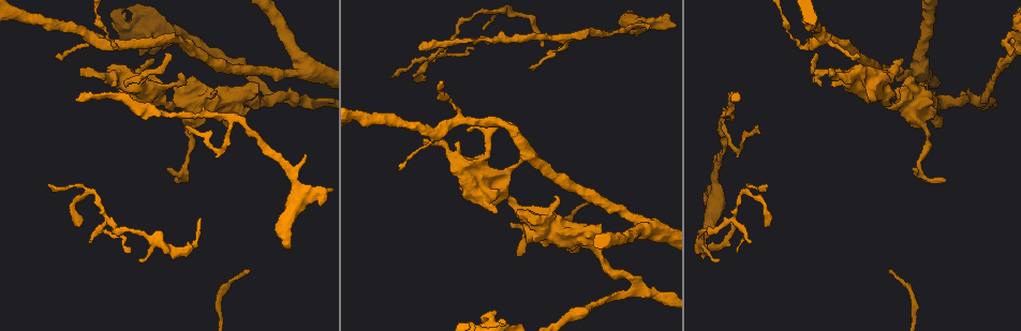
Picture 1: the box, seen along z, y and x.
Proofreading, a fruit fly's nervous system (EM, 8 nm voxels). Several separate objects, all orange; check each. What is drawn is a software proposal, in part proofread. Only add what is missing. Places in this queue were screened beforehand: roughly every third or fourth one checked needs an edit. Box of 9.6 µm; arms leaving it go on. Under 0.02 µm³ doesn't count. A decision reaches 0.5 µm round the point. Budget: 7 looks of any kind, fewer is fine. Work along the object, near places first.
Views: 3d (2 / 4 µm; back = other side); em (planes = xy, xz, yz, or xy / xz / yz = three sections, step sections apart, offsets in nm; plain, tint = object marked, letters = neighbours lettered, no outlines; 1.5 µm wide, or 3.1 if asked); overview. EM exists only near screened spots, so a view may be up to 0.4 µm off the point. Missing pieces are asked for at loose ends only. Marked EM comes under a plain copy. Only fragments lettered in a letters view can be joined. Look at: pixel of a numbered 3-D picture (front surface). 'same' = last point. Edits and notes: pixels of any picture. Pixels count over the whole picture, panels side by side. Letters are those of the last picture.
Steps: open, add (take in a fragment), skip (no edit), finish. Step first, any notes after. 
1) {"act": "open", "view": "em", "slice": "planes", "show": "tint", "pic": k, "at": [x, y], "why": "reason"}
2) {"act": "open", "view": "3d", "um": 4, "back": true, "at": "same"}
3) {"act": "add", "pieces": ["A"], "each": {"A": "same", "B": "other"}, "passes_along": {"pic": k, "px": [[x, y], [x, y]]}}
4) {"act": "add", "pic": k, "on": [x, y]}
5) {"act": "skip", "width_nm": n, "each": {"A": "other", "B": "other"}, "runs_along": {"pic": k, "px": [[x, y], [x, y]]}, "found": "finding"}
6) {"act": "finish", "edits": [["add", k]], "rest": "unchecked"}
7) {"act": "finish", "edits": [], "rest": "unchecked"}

{"act": "open", "view": "3d", "um": 2, "back": true, "pic": 1, "at": [285, 247], "why": "free end"}

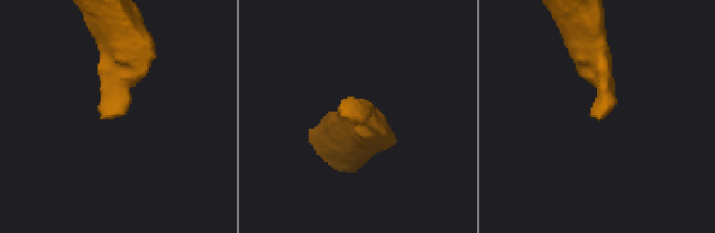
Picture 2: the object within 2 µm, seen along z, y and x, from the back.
{"act": "open", "view": "em", "slice": "planes", "show": "letters", "pic": 2, "at": [592, 115], "why": "now the EM"}

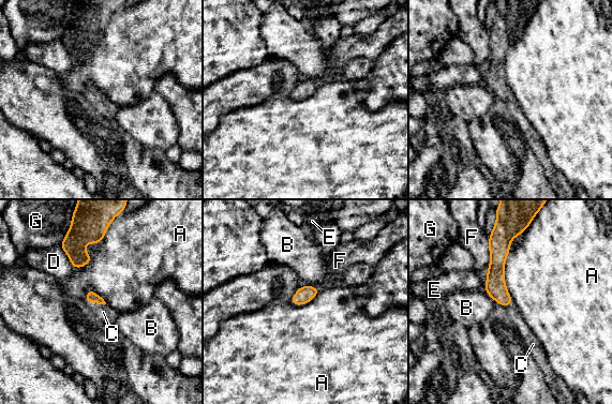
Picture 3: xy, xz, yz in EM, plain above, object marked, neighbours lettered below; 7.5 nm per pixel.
{"act": "add", "pieces": ["C"], "each": {"A": "other", "B": "other", "C": "same", "D": "other", "E": "other", "F": "other", "G": "other"}, "passes_along": {"pic": 3, "px": [[91, 296], [95, 302], [103, 312]]}, "found": "it goes on there"}

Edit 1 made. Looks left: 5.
{"act": "open", "view": "overview"}

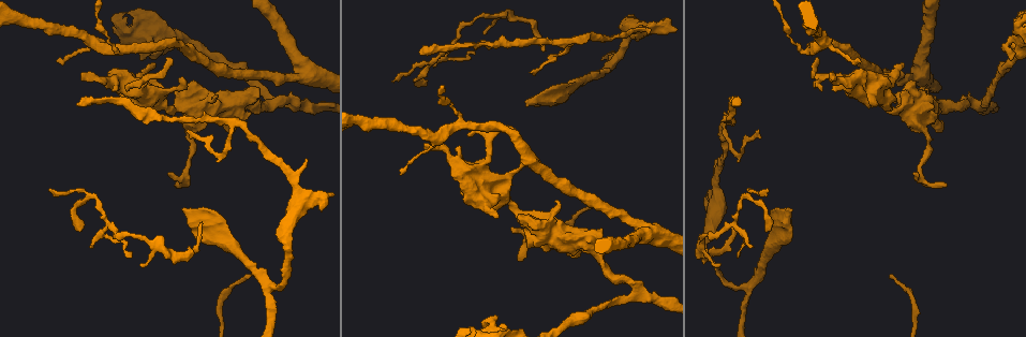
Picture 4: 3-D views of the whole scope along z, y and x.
{"act": "open", "view": "3d", "um": 4, "back": true, "pic": 4, "at": [532, 71], "why": "thin end"}

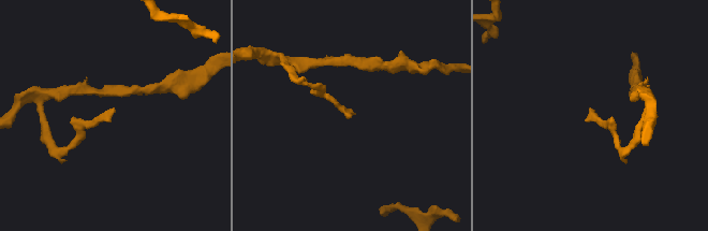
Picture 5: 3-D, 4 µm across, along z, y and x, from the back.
{"act": "open", "view": "em", "slice": "planes", "show": "letters", "pic": 5, "at": [114, 109]}

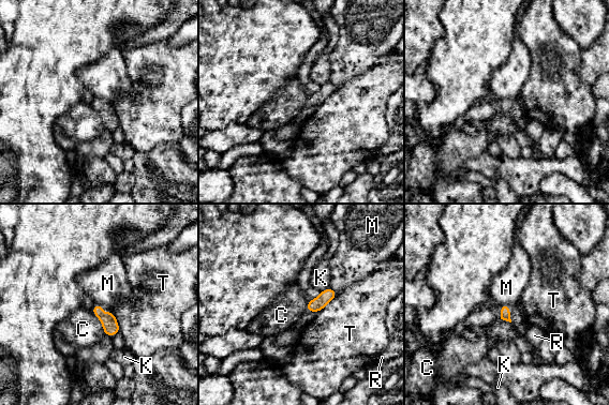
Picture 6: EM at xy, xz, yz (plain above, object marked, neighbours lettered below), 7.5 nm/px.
{"act": "skip", "width_nm": 80, "longest_contact_nm": ["C", 220], "each": {"C": "other", "K": "other", "M": "other", "R": "other", "T": "other"}, "found": "no lettered fragment goes on from it"}

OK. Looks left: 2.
{"act": "open", "view": "em", "slice": "planes", "show": "letters", "pic": 4, "at": [93, 245], "why": "an open end"}

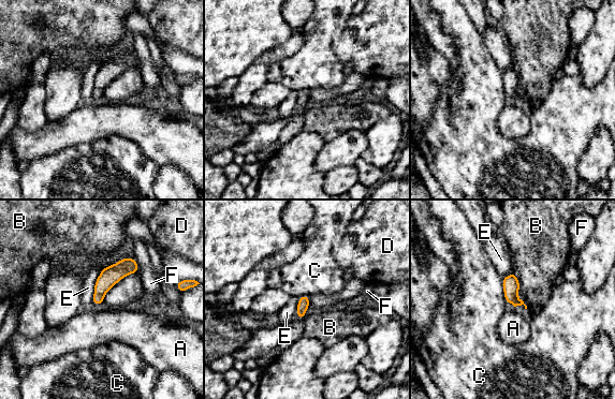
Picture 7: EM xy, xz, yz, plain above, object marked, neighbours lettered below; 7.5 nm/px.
{"act": "skip", "longest_contact_nm": ["E", 280], "each": {"A": "other", "B": "other", "C": "other", "D": "other", "E": "other", "F": "other"}, "found": "no lettered fragment goes on from it"}

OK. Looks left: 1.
{"act": "finish", "edits": [["add", 3]], "rest": "unchecked"}

